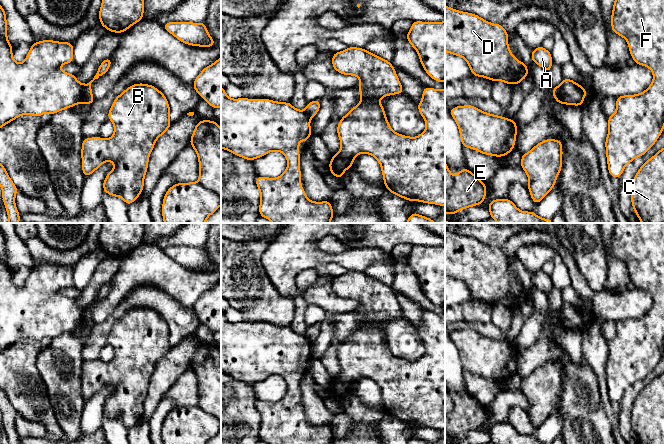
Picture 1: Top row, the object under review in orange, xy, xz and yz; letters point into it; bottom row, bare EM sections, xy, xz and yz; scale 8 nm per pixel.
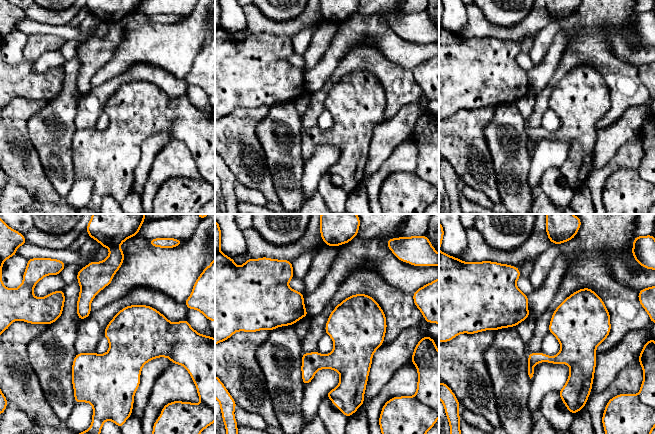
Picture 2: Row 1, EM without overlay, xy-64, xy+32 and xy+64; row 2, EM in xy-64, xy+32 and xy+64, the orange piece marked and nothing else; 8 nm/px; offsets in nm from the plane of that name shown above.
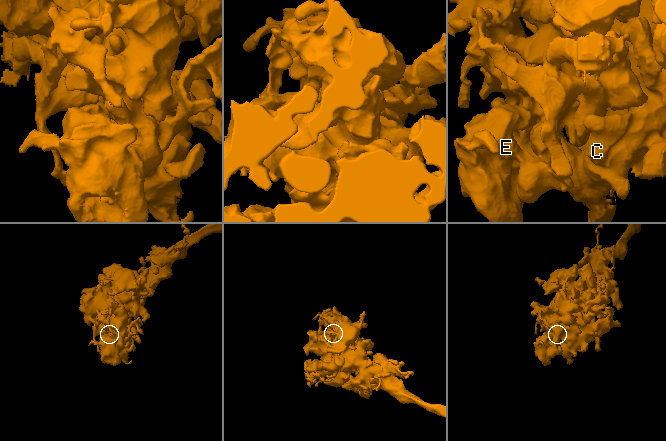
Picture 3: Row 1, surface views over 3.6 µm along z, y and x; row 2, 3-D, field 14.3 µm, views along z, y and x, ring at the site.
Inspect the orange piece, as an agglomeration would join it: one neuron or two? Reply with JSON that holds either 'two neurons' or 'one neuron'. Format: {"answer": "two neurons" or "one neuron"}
{"answer": "two neurons"}

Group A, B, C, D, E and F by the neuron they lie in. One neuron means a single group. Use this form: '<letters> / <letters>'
A / B C D E F

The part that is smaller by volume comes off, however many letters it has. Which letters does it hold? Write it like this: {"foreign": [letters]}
{"foreign": ["A"]}

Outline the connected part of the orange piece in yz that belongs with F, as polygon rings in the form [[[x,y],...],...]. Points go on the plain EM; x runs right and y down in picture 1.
[[[615,223],[612,239],[611,239],[611,253],[619,260],[626,263],[629,271],[630,278],[636,288],[643,289],[650,292],[653,297],[653,305],[651,309],[642,317],[635,319],[624,319],[616,322],[616,336],[608,341],[608,359],[605,365],[606,381],[608,387],[608,395],[611,401],[620,402],[625,390],[639,380],[644,378],[653,371],[664,353],[664,223]]]

